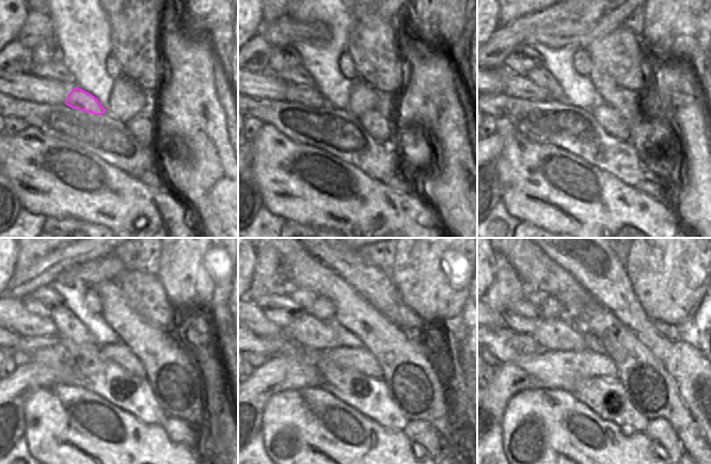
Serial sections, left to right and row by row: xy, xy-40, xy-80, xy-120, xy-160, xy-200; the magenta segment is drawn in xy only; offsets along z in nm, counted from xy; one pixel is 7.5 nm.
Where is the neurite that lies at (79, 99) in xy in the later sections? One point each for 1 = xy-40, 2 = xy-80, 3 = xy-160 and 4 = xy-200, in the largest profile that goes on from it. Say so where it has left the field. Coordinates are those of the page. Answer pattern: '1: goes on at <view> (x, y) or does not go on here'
1: goes on at xy-40 (312, 97)
2: goes on at xy-80 (515, 85)
3: goes on at xy-160 (259, 324)
4: goes on at xy-200 (499, 323)

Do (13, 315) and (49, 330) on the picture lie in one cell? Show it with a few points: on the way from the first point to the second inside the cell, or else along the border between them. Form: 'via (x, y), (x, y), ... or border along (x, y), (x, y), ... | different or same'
via (21, 322), (41, 326) | same

